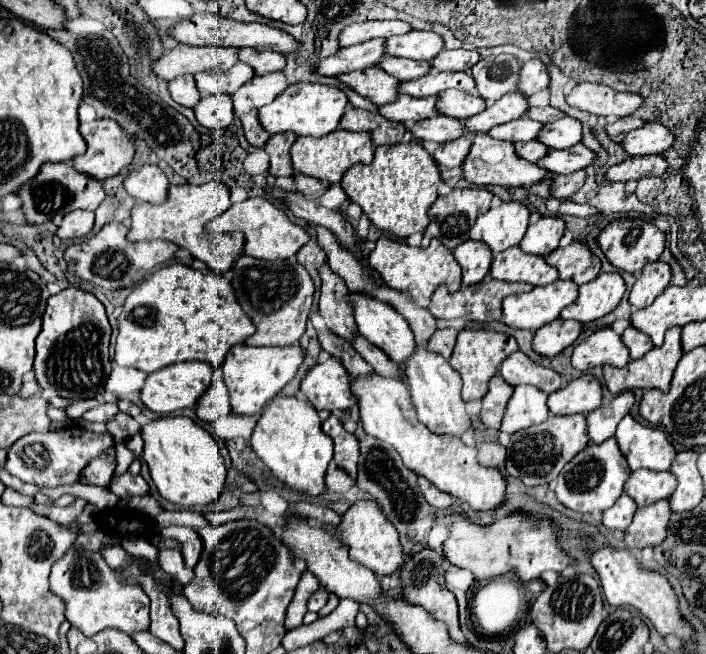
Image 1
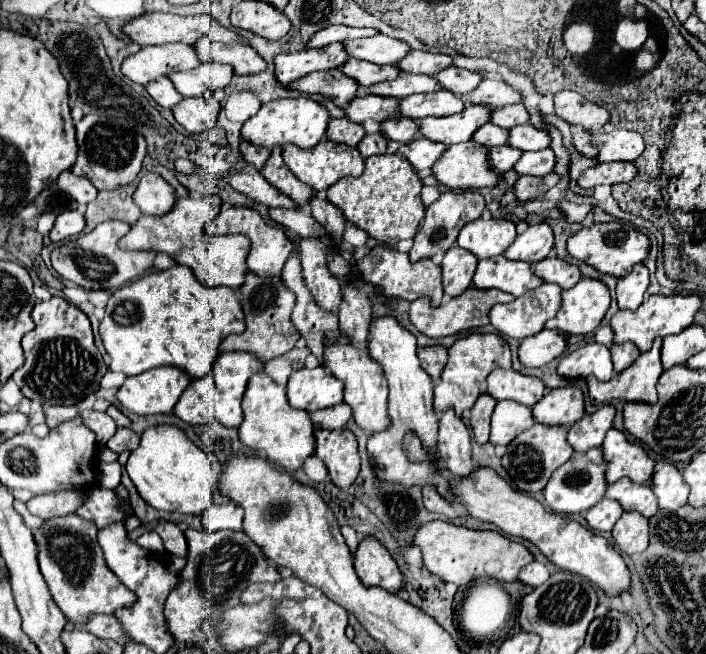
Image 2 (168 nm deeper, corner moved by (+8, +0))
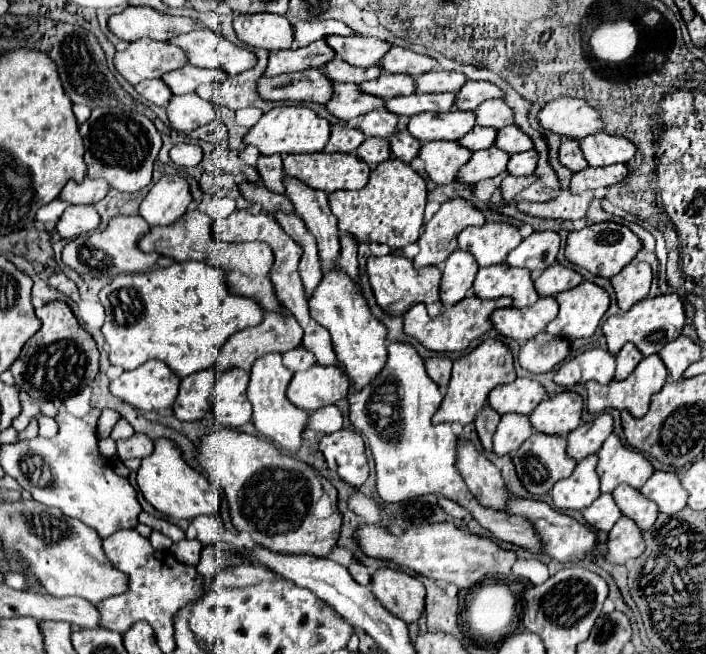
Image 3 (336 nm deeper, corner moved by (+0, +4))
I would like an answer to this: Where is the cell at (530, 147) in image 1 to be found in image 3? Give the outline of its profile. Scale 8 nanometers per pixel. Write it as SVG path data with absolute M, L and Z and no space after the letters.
M489 148L481 152L473 152L469 164L459 172L455 182L461 184L477 184L485 178L493 178L505 170L505 162L509 160L509 154L503 154L499 148Z

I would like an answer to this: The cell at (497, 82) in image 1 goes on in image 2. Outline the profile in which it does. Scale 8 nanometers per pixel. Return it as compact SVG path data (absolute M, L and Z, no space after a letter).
M455 66L445 68L443 72L437 74L439 84L445 90L449 90L453 94L459 94L459 96L465 96L467 92L473 92L481 84L483 78L485 78L483 72L467 72L465 68L455 68Z

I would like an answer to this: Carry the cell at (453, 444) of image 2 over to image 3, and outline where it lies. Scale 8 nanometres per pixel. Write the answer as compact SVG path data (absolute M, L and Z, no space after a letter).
M459 440L457 456L457 468L479 504L497 512L505 512L509 490L501 478L501 472L471 442Z

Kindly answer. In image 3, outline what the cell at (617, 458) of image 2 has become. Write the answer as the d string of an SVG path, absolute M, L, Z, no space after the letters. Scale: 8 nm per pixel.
M611 434L601 450L597 452L597 474L601 478L601 492L613 492L619 484L629 484L633 488L641 488L647 478L653 474L653 466L639 452L621 444L621 440Z

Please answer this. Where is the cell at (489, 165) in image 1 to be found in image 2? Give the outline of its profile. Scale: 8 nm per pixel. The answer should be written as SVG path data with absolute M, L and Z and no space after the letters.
M475 140L449 146L431 170L443 186L455 190L483 186L493 188L503 186L505 182L501 172L493 170L489 162L489 148L483 144L475 144Z

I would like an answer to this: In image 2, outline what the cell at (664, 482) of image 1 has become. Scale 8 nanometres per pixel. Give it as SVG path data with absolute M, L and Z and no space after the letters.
M617 480L607 488L607 498L617 500L625 512L639 512L647 518L651 518L657 512L657 500L651 492L651 482L647 484L635 484L633 480Z

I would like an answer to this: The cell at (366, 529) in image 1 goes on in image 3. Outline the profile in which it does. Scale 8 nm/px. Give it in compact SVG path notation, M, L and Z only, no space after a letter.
M379 568L373 574L371 592L393 616L401 618L407 624L417 622L425 610L423 584L403 570Z

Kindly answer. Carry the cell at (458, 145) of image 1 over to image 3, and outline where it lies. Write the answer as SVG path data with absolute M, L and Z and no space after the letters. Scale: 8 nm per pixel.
M395 132L389 136L389 146L391 146L391 154L397 160L411 162L413 158L417 158L421 142L415 140L409 132Z

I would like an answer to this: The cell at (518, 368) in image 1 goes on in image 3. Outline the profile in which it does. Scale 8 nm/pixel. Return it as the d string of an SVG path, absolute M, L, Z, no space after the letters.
M517 378L511 384L493 388L487 404L501 416L507 412L523 412L525 416L529 416L543 398L545 388L537 380Z

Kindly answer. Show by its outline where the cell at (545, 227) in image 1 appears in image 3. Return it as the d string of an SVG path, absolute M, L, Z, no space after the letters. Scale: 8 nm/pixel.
M533 232L515 250L509 252L505 262L515 268L527 268L533 276L539 276L555 262L559 242L561 240L557 232Z

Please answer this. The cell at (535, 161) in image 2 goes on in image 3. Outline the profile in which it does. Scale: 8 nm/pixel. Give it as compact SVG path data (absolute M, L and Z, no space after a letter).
M527 150L527 152L519 152L519 154L511 154L509 156L507 172L511 176L531 176L535 166L537 166L537 152L535 150Z

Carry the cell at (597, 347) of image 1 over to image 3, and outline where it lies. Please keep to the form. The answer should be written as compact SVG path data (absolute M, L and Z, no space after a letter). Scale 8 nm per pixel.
M591 348L569 362L565 362L553 376L553 382L565 388L573 388L575 384L585 384L589 380L597 380L599 384L609 384L615 372L615 358L601 348Z

